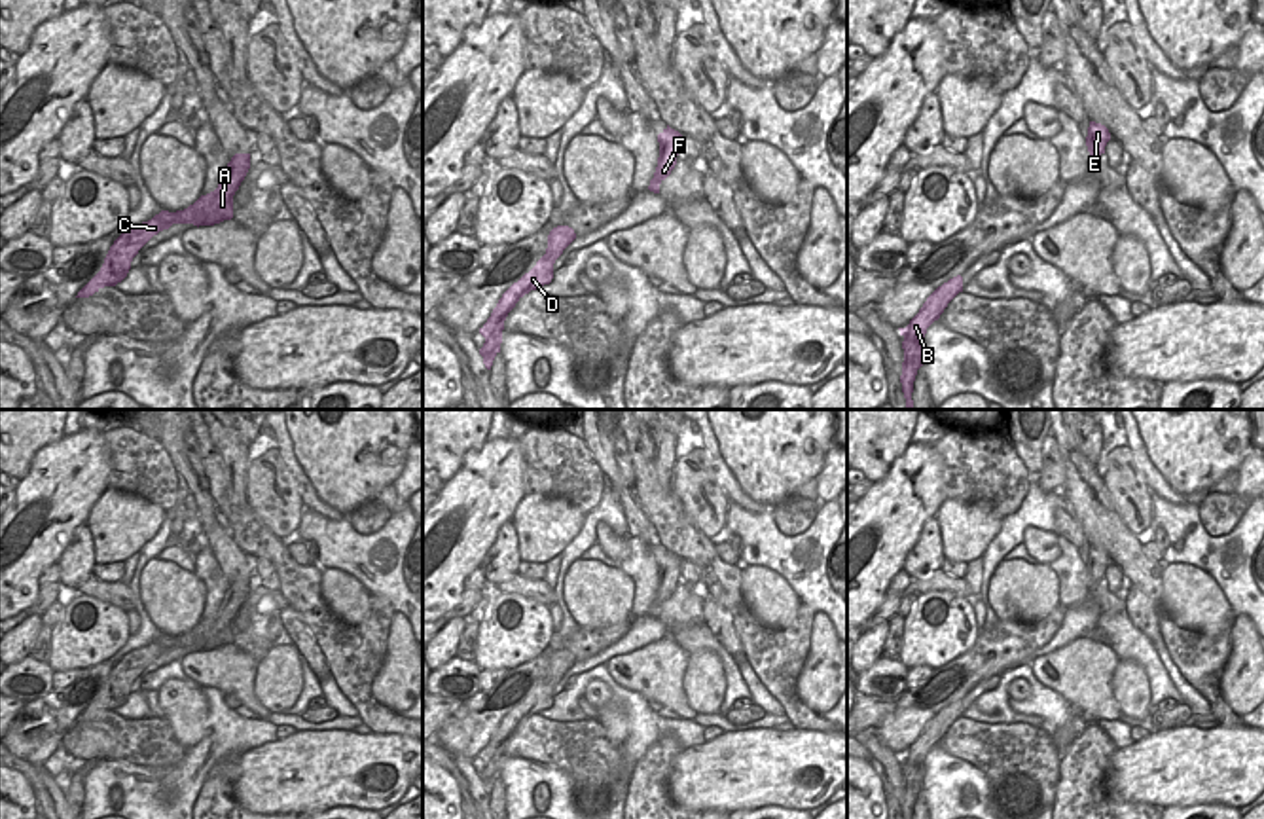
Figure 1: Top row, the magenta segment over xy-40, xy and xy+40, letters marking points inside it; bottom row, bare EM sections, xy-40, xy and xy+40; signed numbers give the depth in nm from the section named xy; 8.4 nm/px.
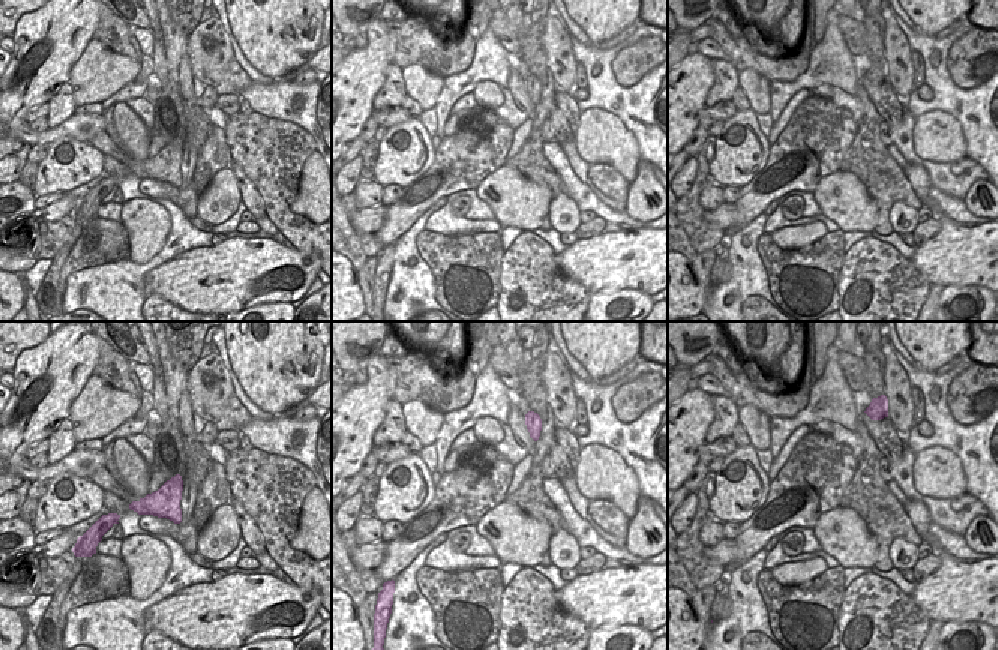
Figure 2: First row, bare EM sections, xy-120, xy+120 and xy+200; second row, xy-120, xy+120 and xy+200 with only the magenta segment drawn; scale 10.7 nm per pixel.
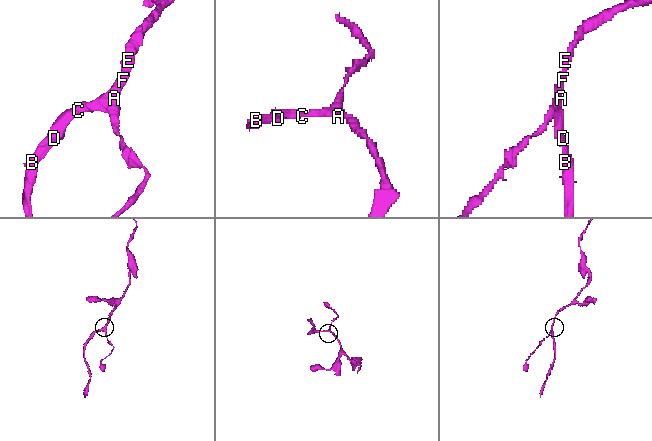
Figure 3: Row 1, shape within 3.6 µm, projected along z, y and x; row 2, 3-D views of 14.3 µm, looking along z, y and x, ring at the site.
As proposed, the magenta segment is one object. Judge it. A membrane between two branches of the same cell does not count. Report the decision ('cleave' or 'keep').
keep

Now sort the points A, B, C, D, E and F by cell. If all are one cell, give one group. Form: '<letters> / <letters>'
A B C D E F

